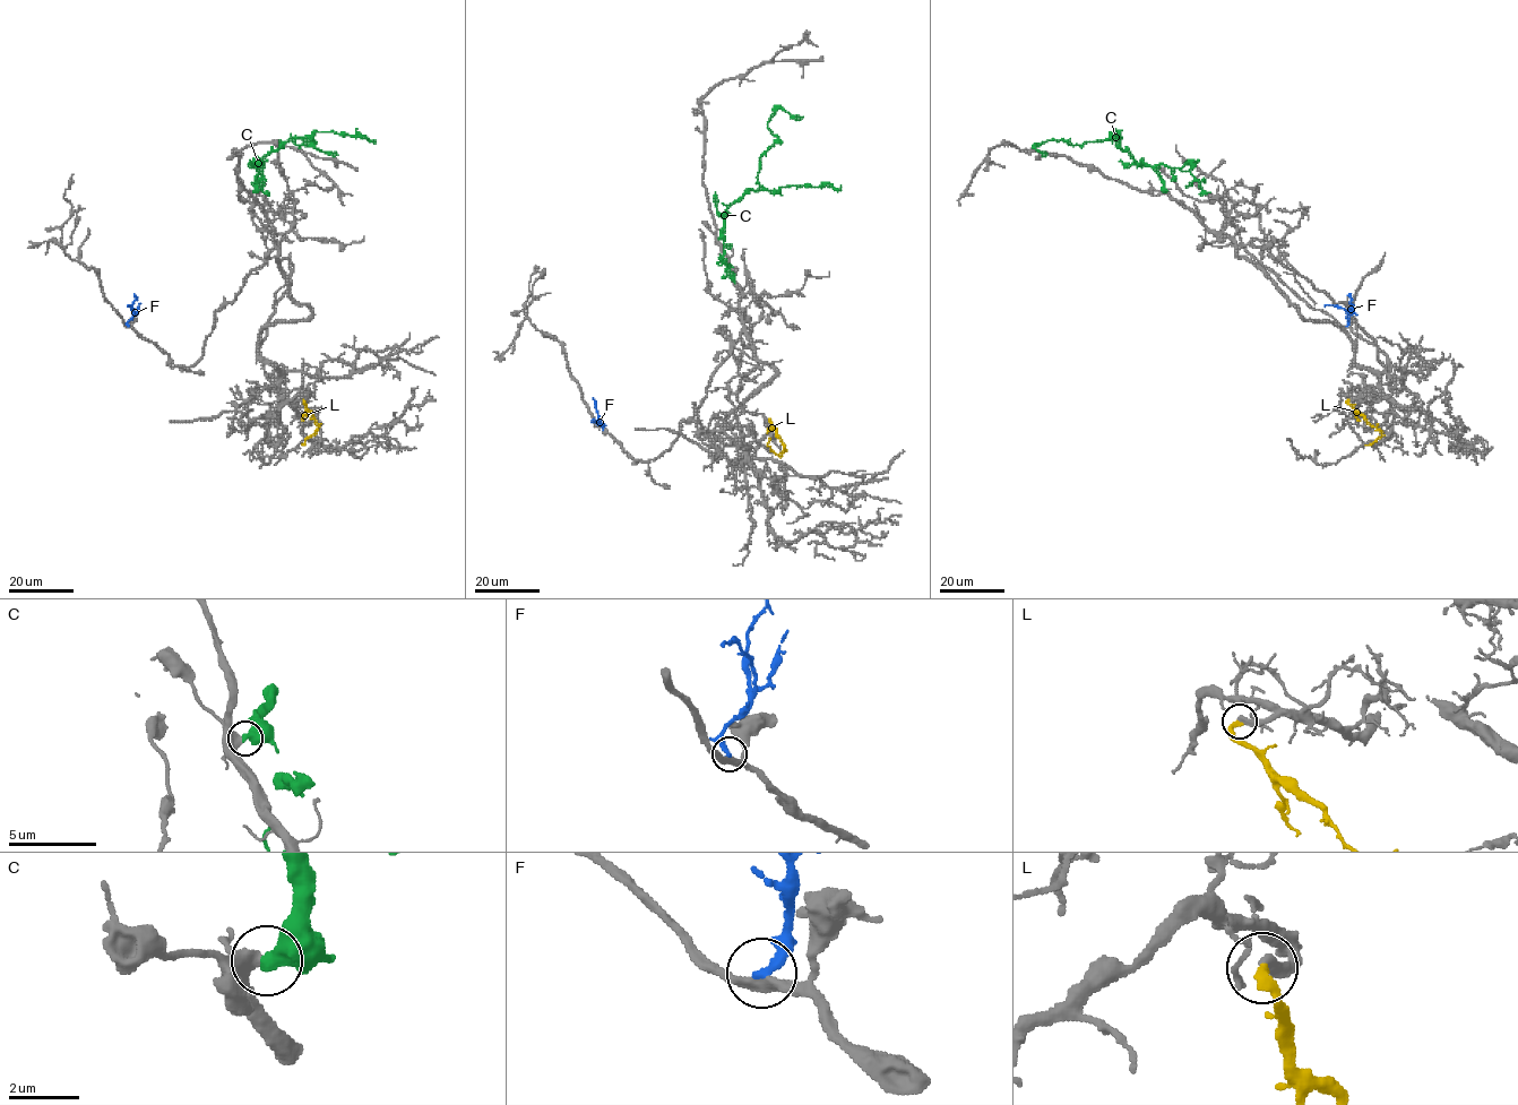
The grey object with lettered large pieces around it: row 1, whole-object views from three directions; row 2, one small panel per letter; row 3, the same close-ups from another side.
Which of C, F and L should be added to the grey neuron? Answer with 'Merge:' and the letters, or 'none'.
Merge: C, L

